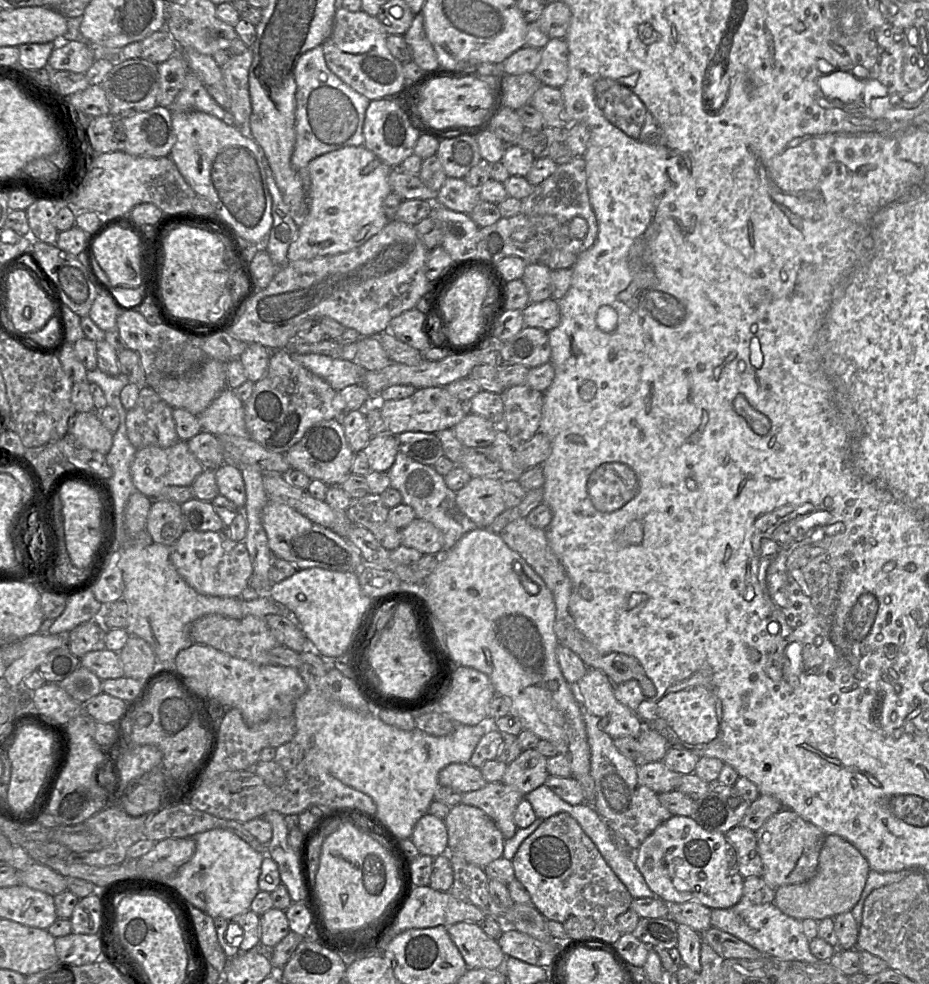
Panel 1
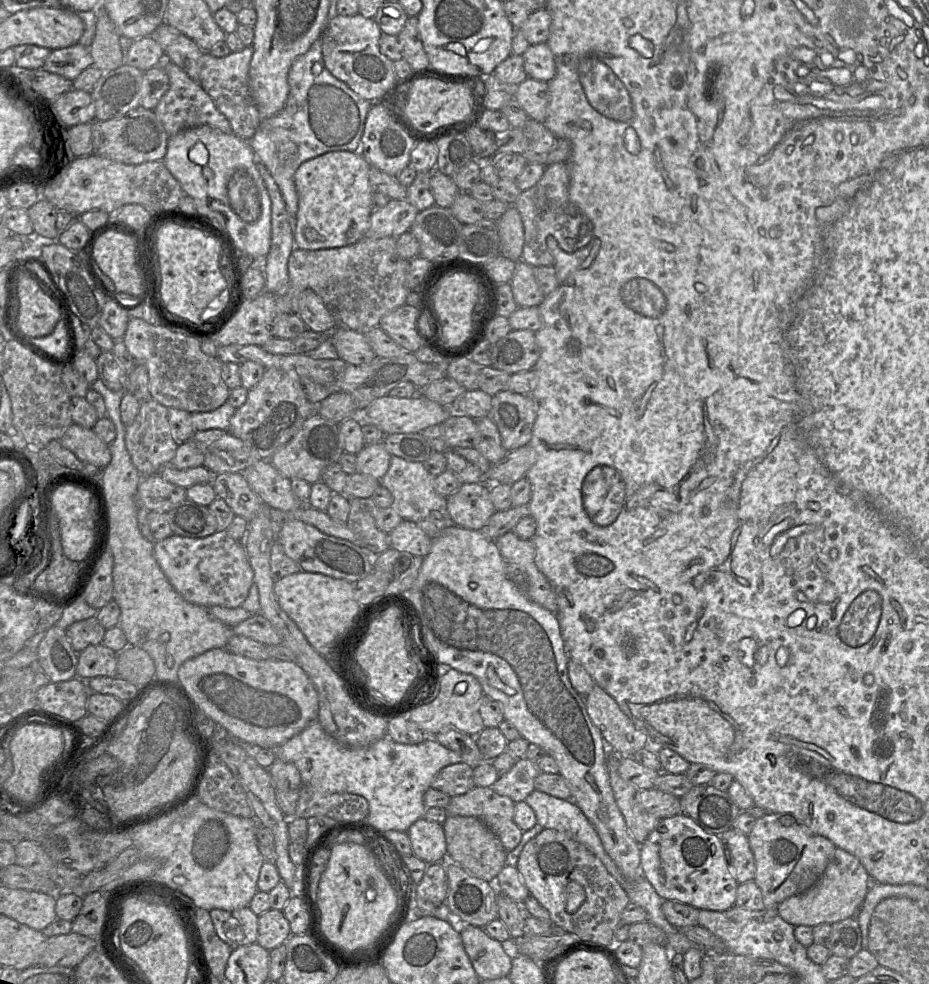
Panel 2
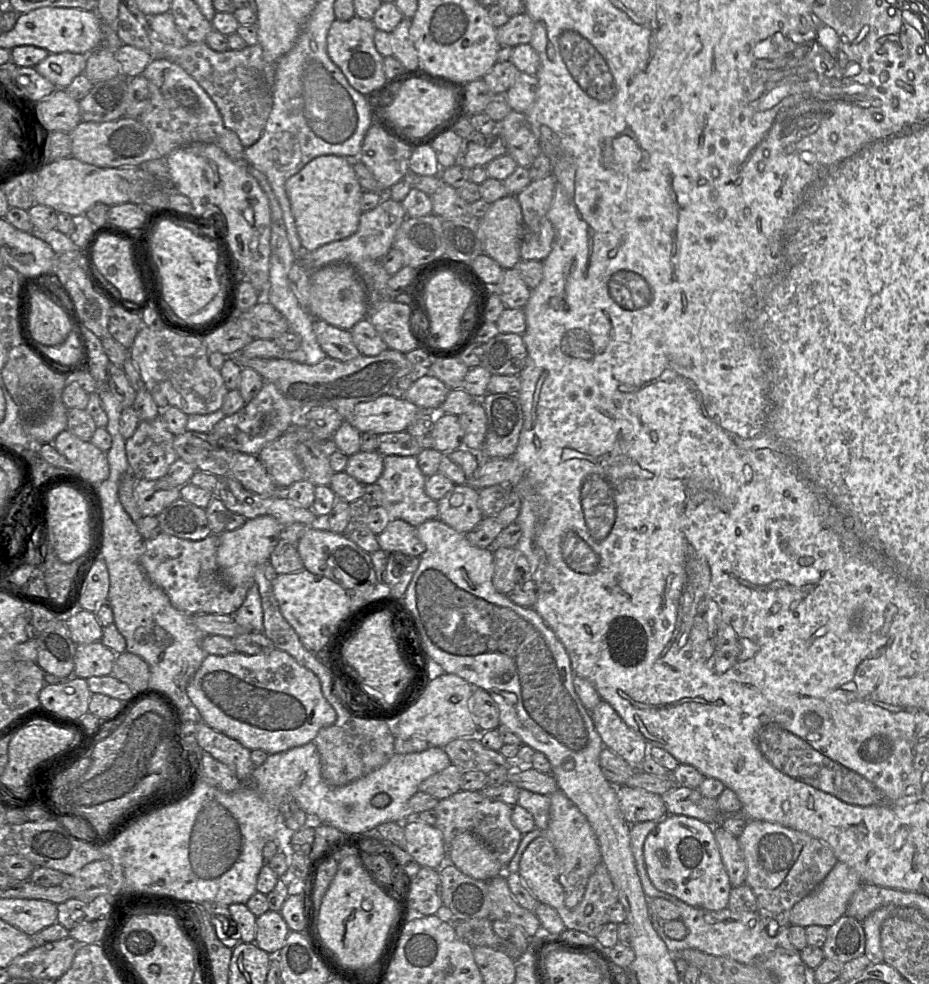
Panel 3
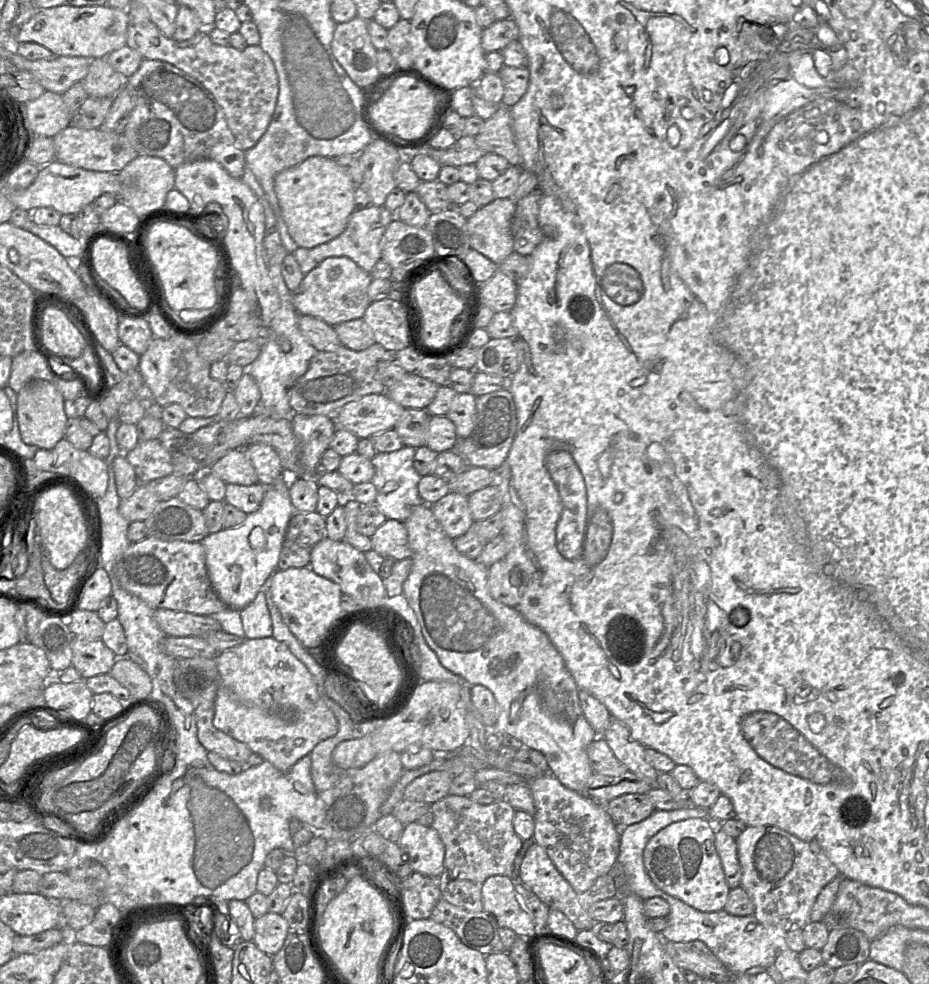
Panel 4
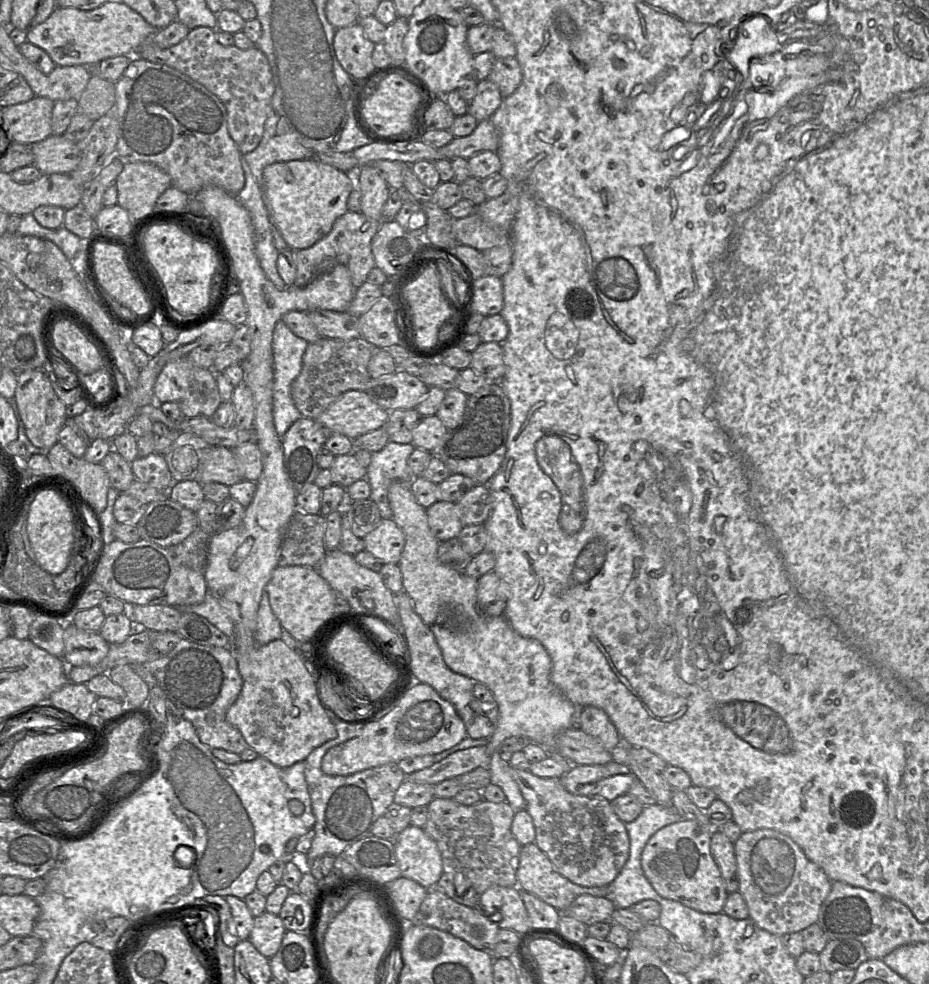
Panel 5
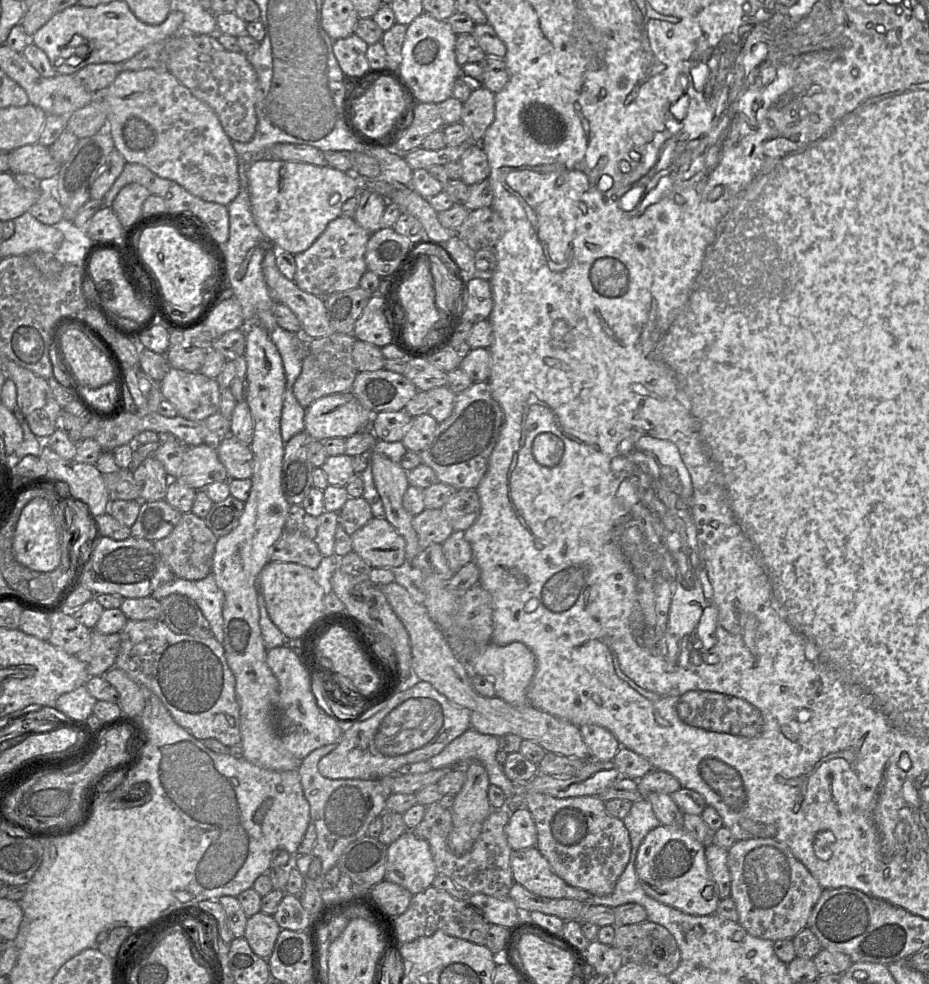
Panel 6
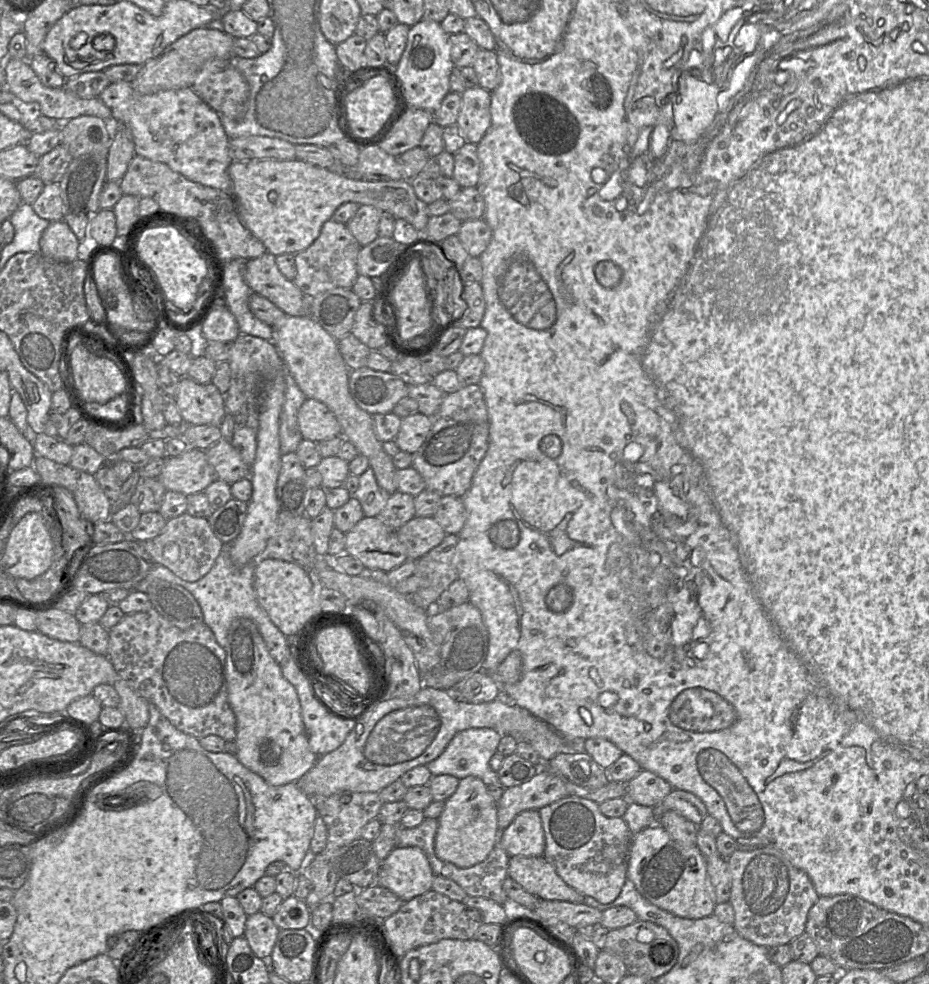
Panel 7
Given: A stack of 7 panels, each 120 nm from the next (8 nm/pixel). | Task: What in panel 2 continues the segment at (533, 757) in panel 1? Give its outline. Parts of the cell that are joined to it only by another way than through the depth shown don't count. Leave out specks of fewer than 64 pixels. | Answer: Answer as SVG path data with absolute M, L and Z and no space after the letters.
M522 757L517 759L511 769L501 775L491 788L496 793L509 797L515 803L524 801L535 790L534 780L540 772L536 761Z

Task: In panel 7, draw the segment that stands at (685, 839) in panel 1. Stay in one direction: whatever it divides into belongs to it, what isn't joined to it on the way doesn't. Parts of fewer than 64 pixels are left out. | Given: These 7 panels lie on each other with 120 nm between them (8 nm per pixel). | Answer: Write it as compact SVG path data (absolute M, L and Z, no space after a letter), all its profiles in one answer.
M653 824L632 836L627 878L650 903L678 917L708 917L716 906L705 856L697 845L685 846L676 842L659 824Z

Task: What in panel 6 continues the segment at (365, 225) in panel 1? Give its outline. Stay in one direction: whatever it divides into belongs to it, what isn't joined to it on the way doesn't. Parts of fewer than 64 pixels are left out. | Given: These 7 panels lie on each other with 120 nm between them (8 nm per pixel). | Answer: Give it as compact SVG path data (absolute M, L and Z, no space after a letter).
M262 159L248 165L247 177L256 225L274 248L293 255L307 250L327 225L340 217L345 201L361 190L361 180L353 172L279 159Z

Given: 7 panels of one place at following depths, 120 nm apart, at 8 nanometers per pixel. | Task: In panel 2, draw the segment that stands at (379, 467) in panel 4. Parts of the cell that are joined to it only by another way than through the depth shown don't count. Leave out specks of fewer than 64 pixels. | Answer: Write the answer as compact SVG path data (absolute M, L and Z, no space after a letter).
M391 455L386 474L380 479L380 484L393 495L394 508L403 520L415 522L432 539L448 527L456 525L447 510L447 497L440 495L434 488L434 479L422 462L411 462L401 457Z

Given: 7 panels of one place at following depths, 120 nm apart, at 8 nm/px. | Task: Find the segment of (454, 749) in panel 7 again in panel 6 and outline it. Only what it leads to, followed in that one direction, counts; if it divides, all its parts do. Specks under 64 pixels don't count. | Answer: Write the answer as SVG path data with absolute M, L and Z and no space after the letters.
M468 729L441 753L427 761L432 769L446 766L465 767L471 761L479 761L488 773L490 784L501 788L508 798L514 793L516 785L506 777L503 765L497 762L496 753L498 751L498 737Z

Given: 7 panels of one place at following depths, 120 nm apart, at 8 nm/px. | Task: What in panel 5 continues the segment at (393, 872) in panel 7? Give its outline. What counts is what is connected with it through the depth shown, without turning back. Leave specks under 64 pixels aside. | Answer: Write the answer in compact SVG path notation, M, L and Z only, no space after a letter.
M410 825L397 834L393 841L401 876L414 880L426 889L435 888L444 871L441 853L434 839L423 828Z

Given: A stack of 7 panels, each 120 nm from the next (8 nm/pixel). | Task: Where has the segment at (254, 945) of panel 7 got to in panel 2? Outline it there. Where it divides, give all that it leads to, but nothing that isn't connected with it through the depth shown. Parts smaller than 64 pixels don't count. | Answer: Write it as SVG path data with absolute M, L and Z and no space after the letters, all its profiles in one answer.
M270 908L258 917L257 943L267 950L286 943L291 936L290 923L282 910Z

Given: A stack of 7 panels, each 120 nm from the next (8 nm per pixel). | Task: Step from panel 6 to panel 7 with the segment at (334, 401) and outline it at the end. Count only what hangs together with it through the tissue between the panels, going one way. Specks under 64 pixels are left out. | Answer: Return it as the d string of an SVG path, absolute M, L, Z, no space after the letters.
M307 398L298 411L298 425L303 439L319 443L342 436L334 413L322 402Z

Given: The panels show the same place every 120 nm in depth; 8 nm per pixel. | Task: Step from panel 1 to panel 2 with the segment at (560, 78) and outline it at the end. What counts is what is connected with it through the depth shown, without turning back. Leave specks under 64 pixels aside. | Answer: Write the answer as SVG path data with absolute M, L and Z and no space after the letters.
M547 42L530 45L522 56L528 77L544 82L554 78L556 64Z

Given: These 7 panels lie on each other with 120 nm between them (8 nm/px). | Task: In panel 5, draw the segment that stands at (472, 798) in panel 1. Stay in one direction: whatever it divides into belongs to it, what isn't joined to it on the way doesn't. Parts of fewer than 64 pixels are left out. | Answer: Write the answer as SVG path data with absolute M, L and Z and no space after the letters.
M435 797L427 808L428 820L423 830L436 842L441 853L443 871L453 876L455 888L459 893L472 888L481 895L494 885L517 887L516 871L522 846L511 832L515 810L506 801L493 803L482 799L473 805L463 805L454 799Z

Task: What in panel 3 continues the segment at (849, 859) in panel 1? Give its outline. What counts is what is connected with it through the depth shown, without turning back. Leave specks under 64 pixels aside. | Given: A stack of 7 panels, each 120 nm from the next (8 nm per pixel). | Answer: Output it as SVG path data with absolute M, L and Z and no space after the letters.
M837 861L825 879L790 911L791 925L829 927L845 915L849 900L862 883L855 870Z

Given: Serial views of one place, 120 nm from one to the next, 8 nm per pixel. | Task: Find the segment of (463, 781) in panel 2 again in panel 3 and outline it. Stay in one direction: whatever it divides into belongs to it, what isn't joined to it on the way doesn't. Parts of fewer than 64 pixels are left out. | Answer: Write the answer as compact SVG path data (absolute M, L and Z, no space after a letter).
M452 763L442 771L421 782L419 791L426 792L438 800L446 799L461 790L462 775L468 771Z

